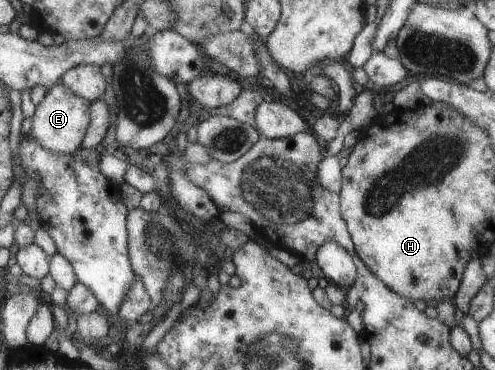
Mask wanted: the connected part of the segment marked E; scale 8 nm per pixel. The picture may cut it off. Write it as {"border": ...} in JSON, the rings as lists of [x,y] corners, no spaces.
{"border":[[[58,79],[47,88],[47,93],[37,105],[32,116],[31,135],[45,149],[58,154],[72,154],[81,147],[87,133],[91,119],[90,101],[74,94],[62,81]]]}

